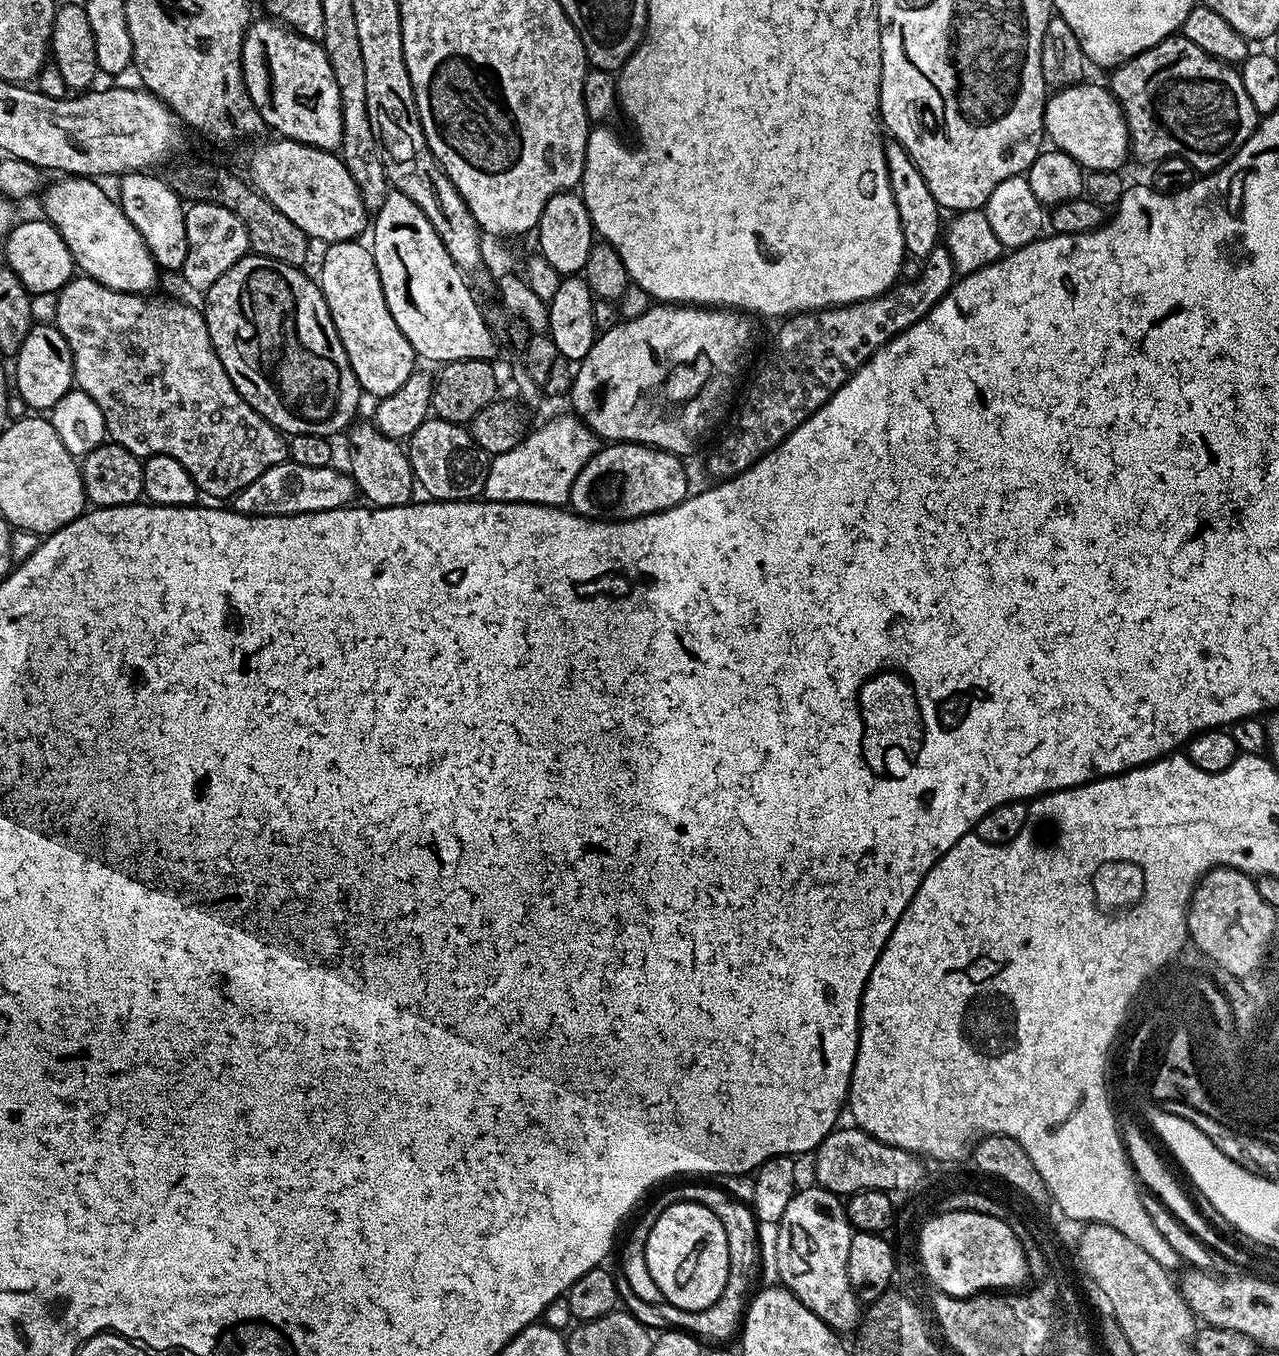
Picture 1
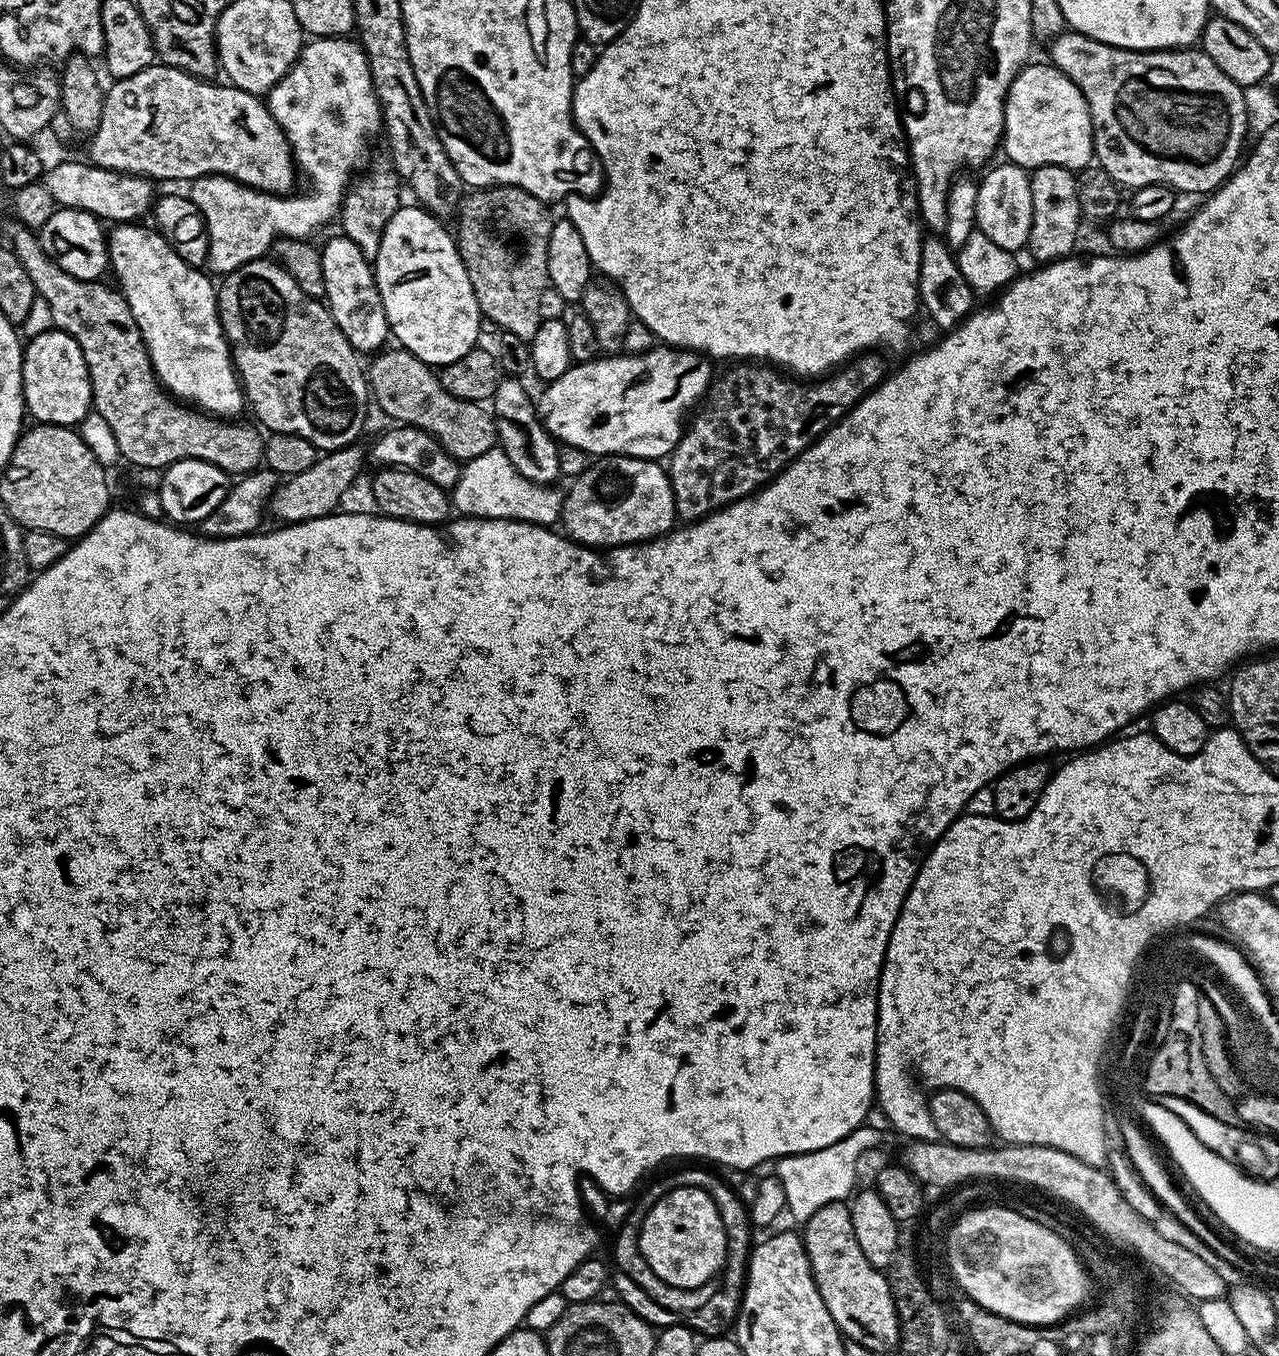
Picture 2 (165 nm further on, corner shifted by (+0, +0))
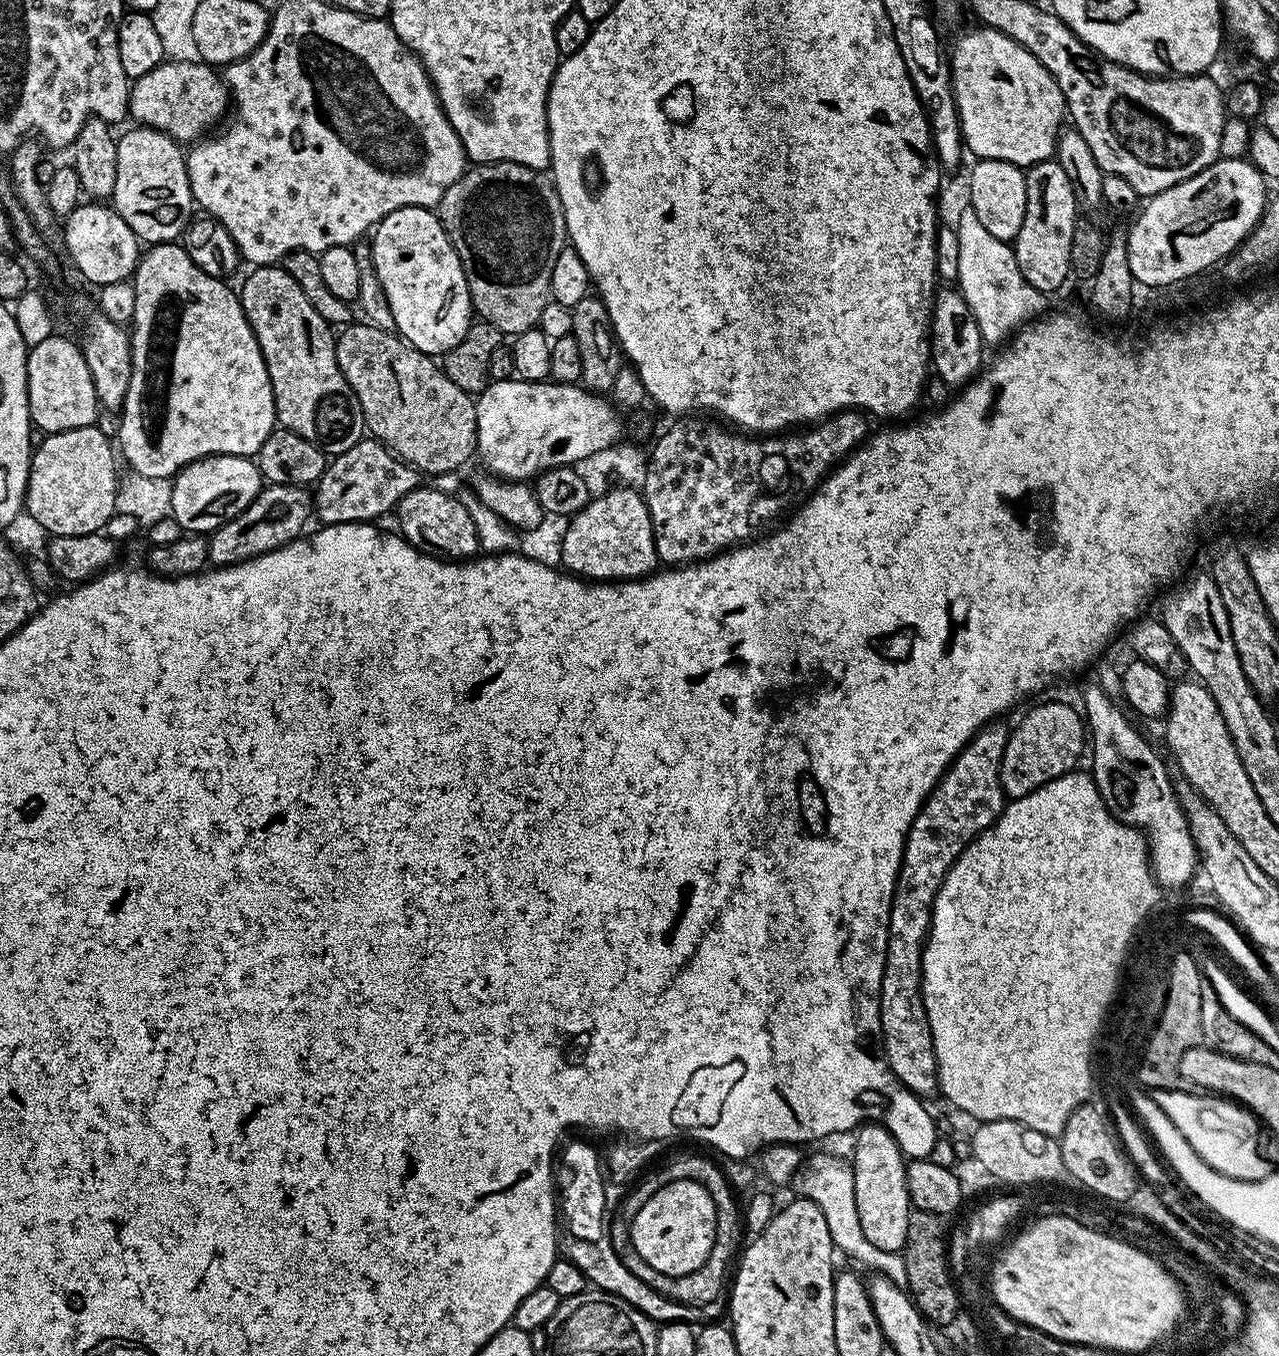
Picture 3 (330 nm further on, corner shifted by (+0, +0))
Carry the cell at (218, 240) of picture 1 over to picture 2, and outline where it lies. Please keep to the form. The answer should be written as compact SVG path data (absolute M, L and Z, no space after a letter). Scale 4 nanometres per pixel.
M326 36L309 39L300 49L296 65L267 92L266 103L274 122L278 122L286 134L295 167L308 179L308 192L300 192L297 196L259 192L257 188L247 188L245 184L228 176L203 176L191 181L190 199L198 206L208 231L207 267L219 274L233 272L251 260L261 259L281 238L308 240L323 224L331 220L333 223L337 219L344 194L354 179L354 173L361 167L359 164L368 152L368 140L382 132L380 99L374 90L368 56L352 38Z

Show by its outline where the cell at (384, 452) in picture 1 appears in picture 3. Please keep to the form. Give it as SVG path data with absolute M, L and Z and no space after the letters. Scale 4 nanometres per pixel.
M421 486L410 490L399 500L394 517L400 523L399 535L409 544L421 549L427 556L439 556L453 562L471 560L481 551L473 519L463 506L459 495L443 492L435 486Z

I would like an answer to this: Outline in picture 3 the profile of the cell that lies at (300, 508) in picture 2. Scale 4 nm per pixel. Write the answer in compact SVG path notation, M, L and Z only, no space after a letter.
M268 484L261 487L260 493L234 518L207 537L209 565L228 568L258 558L267 552L284 548L294 540L301 539L304 527L314 516L314 496L308 488Z

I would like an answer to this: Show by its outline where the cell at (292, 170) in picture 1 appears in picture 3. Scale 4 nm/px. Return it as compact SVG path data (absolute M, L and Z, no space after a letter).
M162 62L154 70L135 77L128 94L128 116L136 119L133 121L137 125L157 128L184 146L207 137L213 131L212 123L229 108L230 93L221 73L203 62Z

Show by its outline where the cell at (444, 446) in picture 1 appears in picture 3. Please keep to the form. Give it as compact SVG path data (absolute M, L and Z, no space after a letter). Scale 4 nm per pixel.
M365 438L359 440L350 450L342 454L331 457L327 468L324 469L322 478L314 485L314 516L321 525L330 524L358 524L361 522L379 521L379 516L384 516L395 509L396 504L410 490L421 487L422 476L409 464L399 460L399 458L389 450L386 445L380 443L375 438Z

